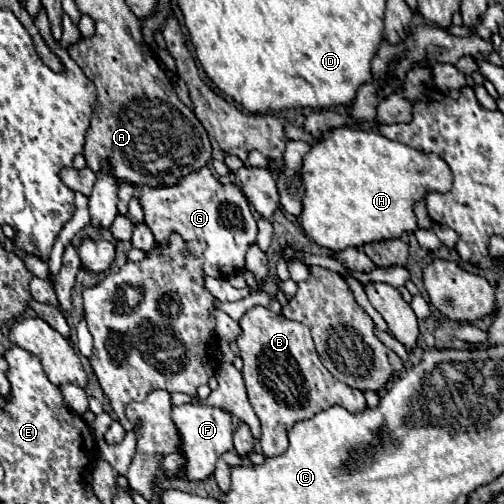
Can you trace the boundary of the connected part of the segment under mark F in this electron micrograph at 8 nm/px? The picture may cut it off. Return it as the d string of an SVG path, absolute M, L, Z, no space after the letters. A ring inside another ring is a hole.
M176 405L172 409L172 419L180 429L182 437L182 453L186 457L186 467L182 479L198 481L208 479L216 467L216 459L232 449L232 415L220 407L208 405Z

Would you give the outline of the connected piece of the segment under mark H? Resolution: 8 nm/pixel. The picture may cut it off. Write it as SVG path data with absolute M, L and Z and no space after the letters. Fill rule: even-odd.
M338 127L330 139L320 141L304 157L302 181L306 185L304 211L300 215L304 233L318 245L340 251L346 247L362 247L372 241L384 241L400 237L404 231L412 233L416 225L414 205L428 193L448 193L452 189L452 171L436 153L424 153L404 143L390 141L378 131L362 131L350 127Z

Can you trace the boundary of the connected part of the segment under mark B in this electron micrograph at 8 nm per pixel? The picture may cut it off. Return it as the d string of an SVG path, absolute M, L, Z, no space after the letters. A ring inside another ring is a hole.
M252 307L240 319L240 357L244 361L242 375L258 377L258 419L262 425L262 451L266 457L282 455L286 447L288 431L298 423L312 419L316 413L340 405L362 413L366 399L360 391L344 385L322 365L310 337L310 329L298 321L290 321L284 315L276 315L266 307Z

